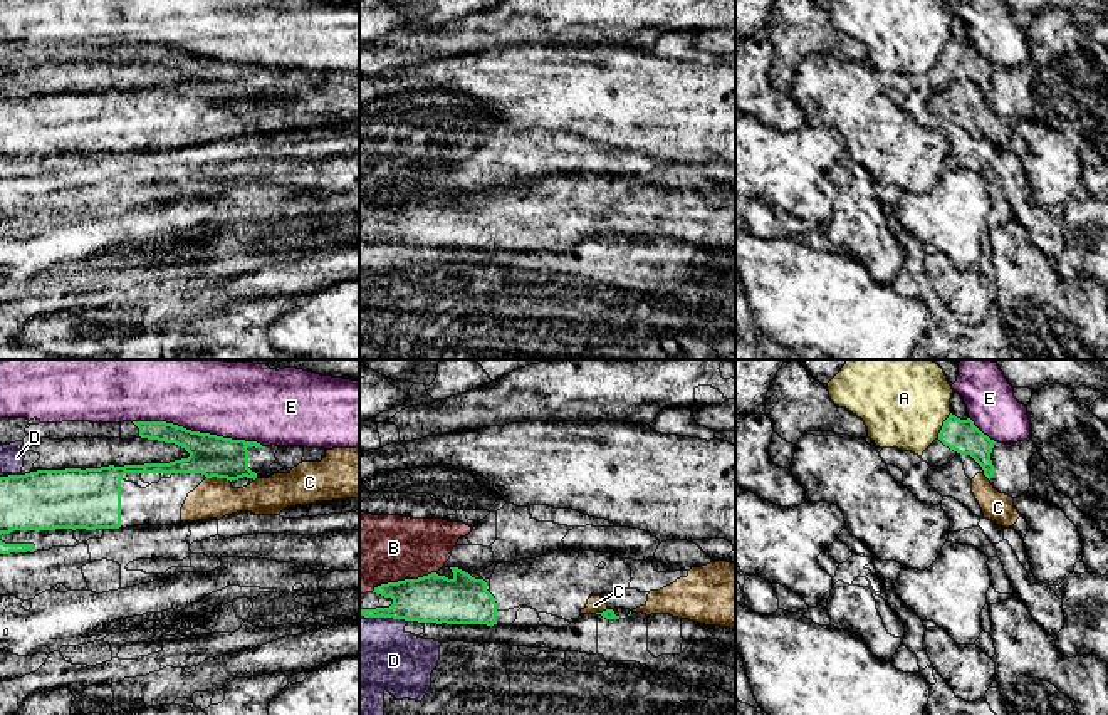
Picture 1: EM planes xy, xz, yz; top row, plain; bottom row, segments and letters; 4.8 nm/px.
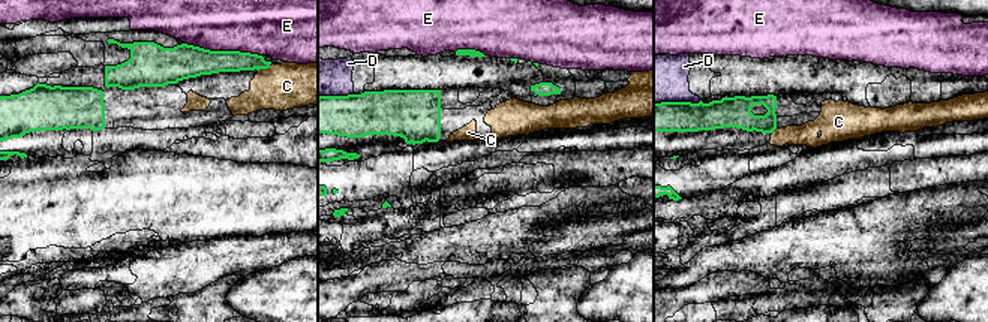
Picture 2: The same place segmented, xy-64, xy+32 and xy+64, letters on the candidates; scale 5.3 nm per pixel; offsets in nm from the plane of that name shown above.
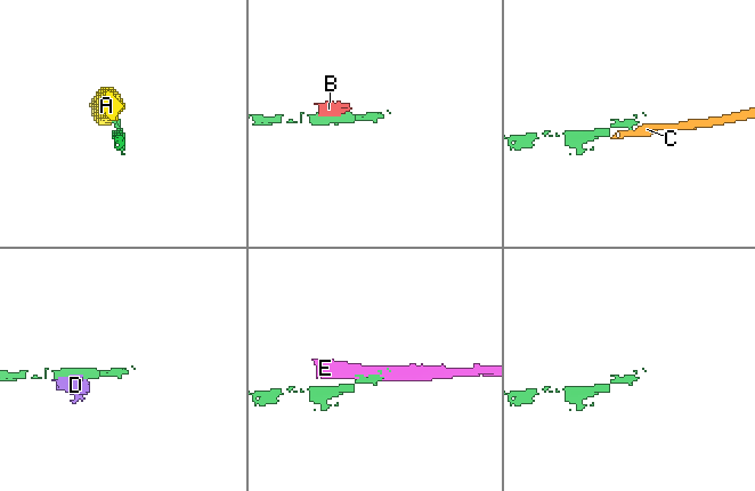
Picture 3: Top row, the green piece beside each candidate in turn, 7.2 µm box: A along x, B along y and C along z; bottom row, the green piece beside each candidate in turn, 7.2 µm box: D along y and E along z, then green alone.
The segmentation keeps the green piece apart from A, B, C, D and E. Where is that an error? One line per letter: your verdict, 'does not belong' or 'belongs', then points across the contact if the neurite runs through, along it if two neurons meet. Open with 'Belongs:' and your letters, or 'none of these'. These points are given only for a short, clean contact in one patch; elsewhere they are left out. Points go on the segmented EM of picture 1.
Belongs: C
A: does not belong
B: does not belong
C: belongs
D: does not belong
E: does not belong

